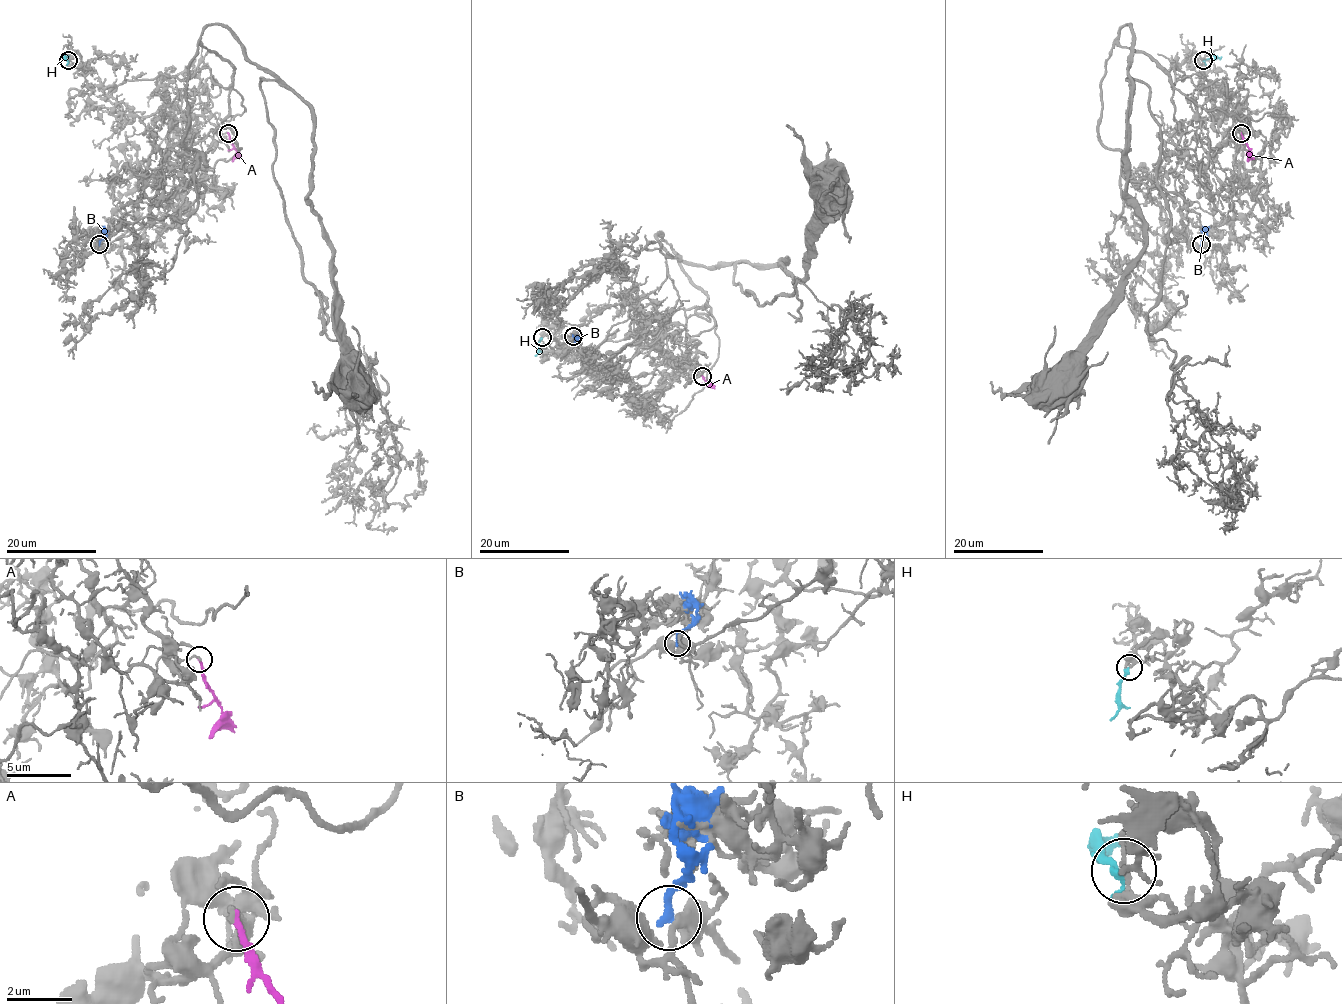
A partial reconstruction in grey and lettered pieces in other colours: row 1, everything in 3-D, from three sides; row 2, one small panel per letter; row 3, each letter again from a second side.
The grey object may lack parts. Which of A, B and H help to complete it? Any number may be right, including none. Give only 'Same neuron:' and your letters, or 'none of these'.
Same neuron: none of these

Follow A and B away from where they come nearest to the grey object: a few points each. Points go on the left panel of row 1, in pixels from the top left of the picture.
A: (228, 133), (236, 150), (236, 157), (231, 161)
B: (99, 244), (105, 236), (100, 226)

